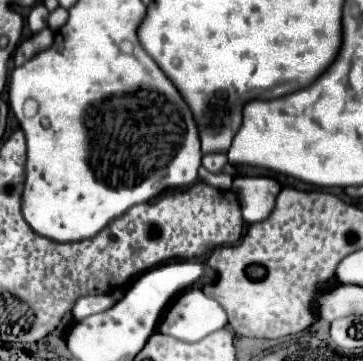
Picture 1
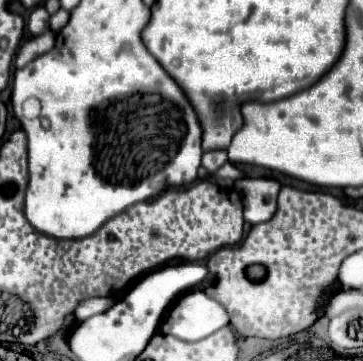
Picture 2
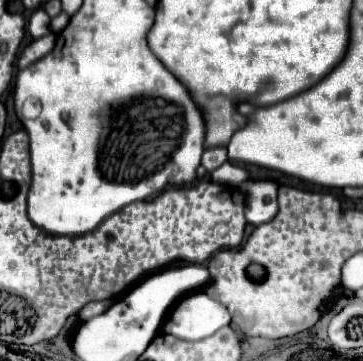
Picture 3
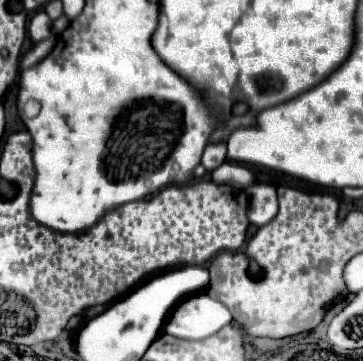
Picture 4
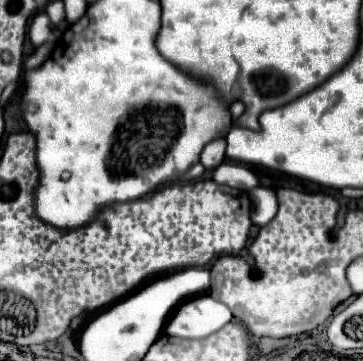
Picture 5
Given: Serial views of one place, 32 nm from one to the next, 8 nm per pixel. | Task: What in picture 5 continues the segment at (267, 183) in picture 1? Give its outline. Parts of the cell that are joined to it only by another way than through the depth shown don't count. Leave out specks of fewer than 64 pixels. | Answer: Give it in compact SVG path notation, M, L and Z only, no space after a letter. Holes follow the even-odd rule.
M256 186L248 194L252 200L252 222L256 226L266 226L278 212L276 192L266 186Z

